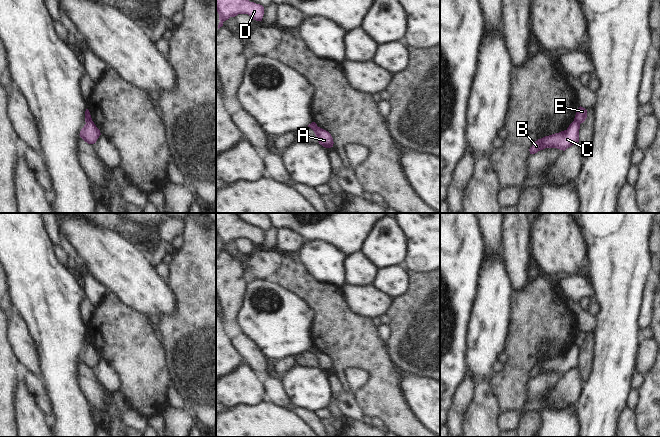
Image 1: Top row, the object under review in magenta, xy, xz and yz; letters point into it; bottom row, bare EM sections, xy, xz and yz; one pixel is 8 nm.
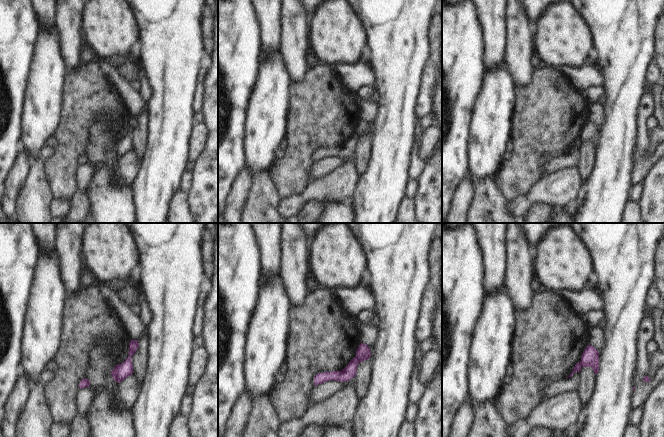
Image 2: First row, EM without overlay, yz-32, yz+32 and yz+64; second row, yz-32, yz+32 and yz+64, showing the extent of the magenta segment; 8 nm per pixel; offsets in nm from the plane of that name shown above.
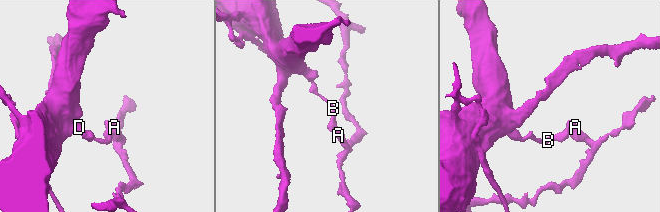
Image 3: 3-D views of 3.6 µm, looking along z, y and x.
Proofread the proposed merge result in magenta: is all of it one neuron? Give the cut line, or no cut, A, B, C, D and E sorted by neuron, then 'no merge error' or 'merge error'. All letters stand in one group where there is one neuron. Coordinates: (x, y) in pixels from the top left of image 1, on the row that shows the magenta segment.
cut xy (91, 120), (86, 122); groups A E / B C D; merge error

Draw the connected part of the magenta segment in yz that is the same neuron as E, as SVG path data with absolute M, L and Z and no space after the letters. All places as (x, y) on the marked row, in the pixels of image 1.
M580 106L578 108L577 112L576 112L574 121L581 124L581 123L583 123L585 121L586 118L587 118L587 110Z

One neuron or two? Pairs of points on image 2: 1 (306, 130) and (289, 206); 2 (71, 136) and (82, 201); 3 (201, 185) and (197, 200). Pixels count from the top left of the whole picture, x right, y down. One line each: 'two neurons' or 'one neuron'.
1: two neurons
2: two neurons
3: one neuron

